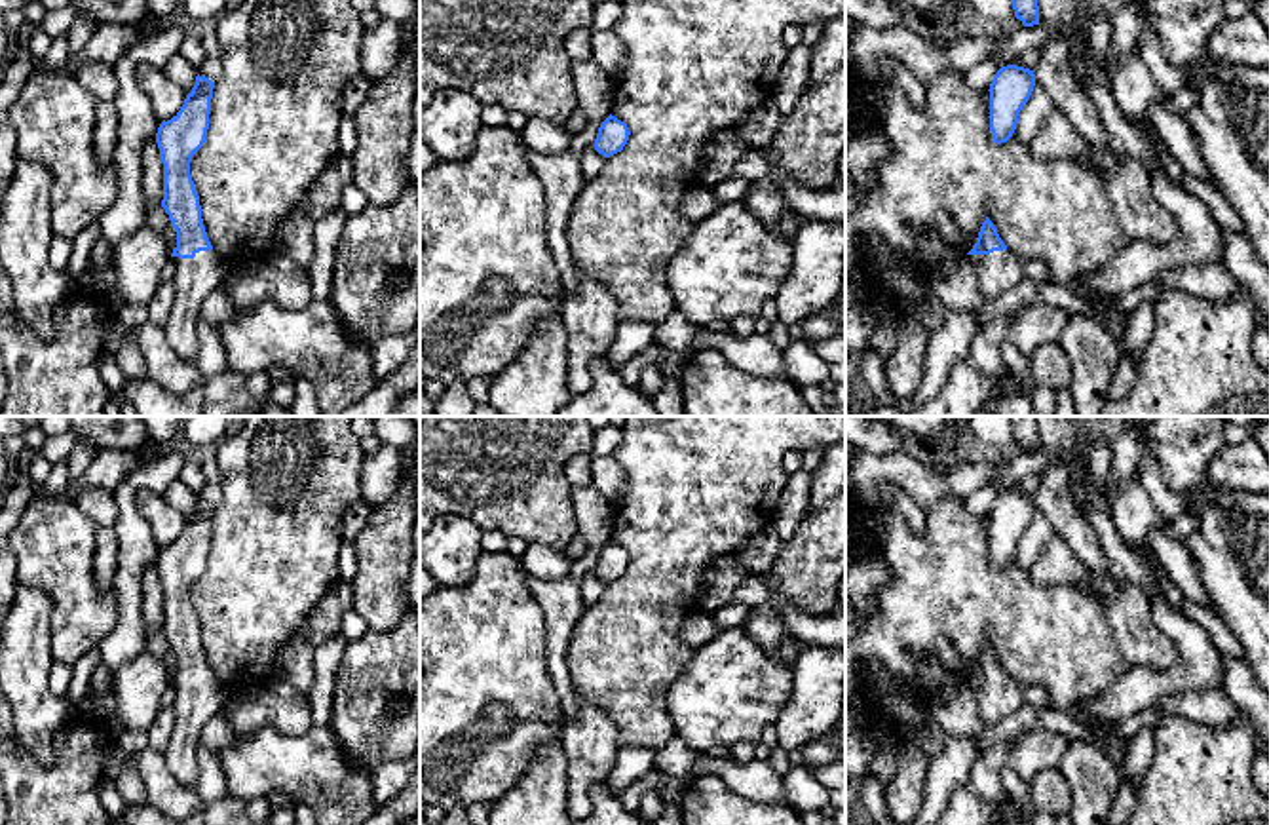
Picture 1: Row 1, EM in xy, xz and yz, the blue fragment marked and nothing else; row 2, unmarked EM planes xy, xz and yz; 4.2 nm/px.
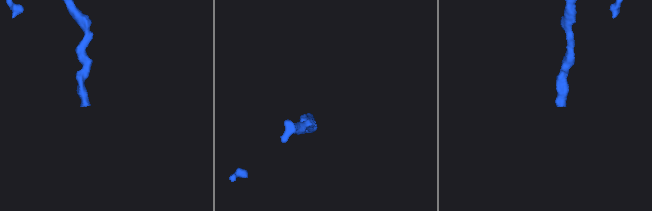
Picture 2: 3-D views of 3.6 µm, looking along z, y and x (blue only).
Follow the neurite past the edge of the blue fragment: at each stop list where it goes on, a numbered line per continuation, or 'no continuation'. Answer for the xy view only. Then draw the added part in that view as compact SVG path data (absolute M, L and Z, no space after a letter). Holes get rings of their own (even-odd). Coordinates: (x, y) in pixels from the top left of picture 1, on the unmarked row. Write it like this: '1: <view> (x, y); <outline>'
1: xy (196, 704); M215 675L199 677L194 684L171 682L171 688L175 692L175 728L163 757L179 781L196 791L199 777L196 749L201 730L222 711L232 692Z

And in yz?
1: yz (1000, 696); M1009 675L994 677L990 681L967 681L967 684L976 696L984 730L994 728L1024 705L1024 686Z

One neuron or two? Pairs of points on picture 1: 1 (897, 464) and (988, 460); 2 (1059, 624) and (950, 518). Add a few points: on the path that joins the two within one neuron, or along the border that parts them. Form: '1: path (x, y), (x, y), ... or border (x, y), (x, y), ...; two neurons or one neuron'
1: path (920, 479), (962, 481), (965, 478); one neuron
2: path (1026, 618), (958, 550); one neuron

